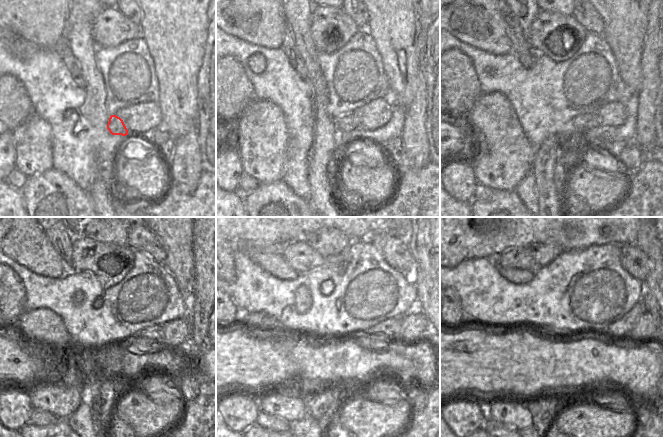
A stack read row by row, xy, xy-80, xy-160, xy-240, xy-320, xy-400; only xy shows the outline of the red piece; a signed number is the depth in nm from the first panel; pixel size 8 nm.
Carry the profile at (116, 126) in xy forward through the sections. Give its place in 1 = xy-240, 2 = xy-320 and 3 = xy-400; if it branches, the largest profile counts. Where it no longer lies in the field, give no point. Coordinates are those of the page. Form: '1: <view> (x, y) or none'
1: xy-240 (149, 338)
2: xy-320 (392, 326)
3: xy-400 (620, 329)

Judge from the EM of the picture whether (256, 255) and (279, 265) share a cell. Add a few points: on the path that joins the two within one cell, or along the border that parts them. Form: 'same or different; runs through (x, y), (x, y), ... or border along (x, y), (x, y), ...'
same; runs through (262, 257), (269, 258), (273, 262)

